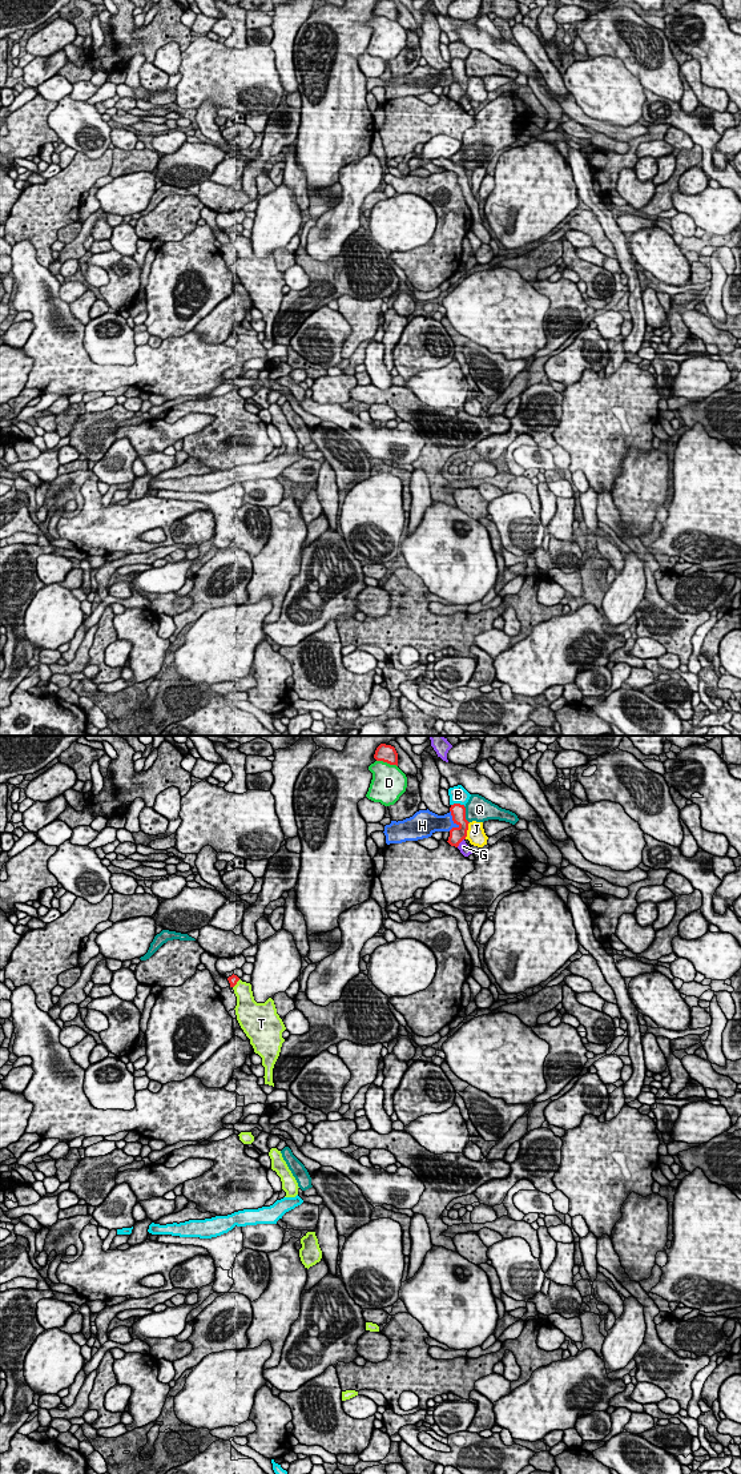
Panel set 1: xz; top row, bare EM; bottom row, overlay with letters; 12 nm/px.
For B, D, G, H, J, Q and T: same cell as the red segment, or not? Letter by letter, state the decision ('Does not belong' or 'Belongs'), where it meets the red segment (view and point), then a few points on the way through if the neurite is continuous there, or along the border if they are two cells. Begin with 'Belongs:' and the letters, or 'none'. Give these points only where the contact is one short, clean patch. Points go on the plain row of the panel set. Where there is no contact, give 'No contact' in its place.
Belongs: T
B: Does not belong. Touches red at xz (458, 59)
D: Does not belong. Touches red at xz (387, 17)
G: Does not belong. Touches red at xz (460, 96)
H: Does not belong. Touches red at xz (454, 77)
J: Does not belong. Touches red at xz (466, 85). Boundary: xz (470, 77), (464, 93)
Q: Does not belong. Touches red at xz (464, 69)
T: Belongs. Touches red at xz (236, 238)

